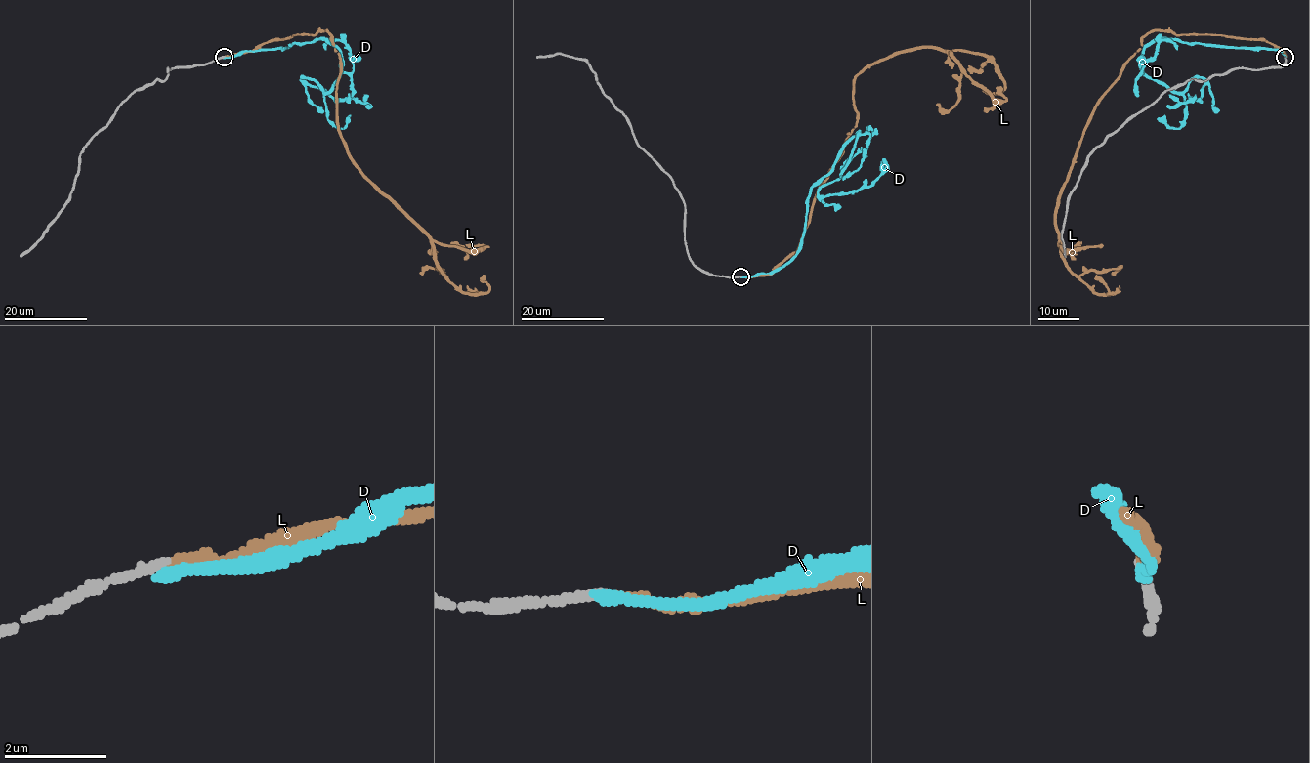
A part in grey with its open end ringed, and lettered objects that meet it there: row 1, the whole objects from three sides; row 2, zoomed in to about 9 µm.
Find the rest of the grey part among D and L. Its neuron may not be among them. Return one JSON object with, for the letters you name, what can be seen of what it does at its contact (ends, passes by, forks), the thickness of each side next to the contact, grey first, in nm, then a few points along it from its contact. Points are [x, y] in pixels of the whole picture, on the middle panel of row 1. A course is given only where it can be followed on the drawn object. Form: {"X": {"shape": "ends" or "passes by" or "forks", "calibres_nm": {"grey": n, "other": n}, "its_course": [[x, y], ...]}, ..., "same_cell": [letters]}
{"L": {"shape": "ends", "calibres_nm": {"grey": 170, "other": 160}, "its_course": [[740, 275], [771, 274], [796, 250], [857, 122], [854, 79], [866, 66], [937, 48], [1004, 101], [999, 88]]}, "same_cell": ["L"]}

